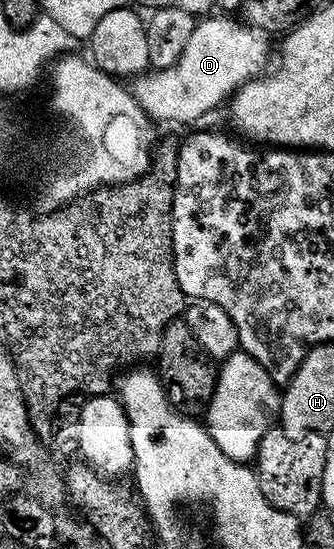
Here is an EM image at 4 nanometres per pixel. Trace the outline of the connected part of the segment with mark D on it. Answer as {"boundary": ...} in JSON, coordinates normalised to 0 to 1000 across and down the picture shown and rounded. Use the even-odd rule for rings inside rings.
{"boundary":[[[611,29],[587,44],[524,118],[503,126],[455,124],[401,142],[398,168],[410,188],[467,222],[593,224],[602,209],[644,206],[653,191],[668,182],[671,189],[728,149],[778,138],[802,124],[799,102],[817,97],[817,82],[811,89],[799,77],[808,75],[802,62],[704,31],[644,29]]]}

